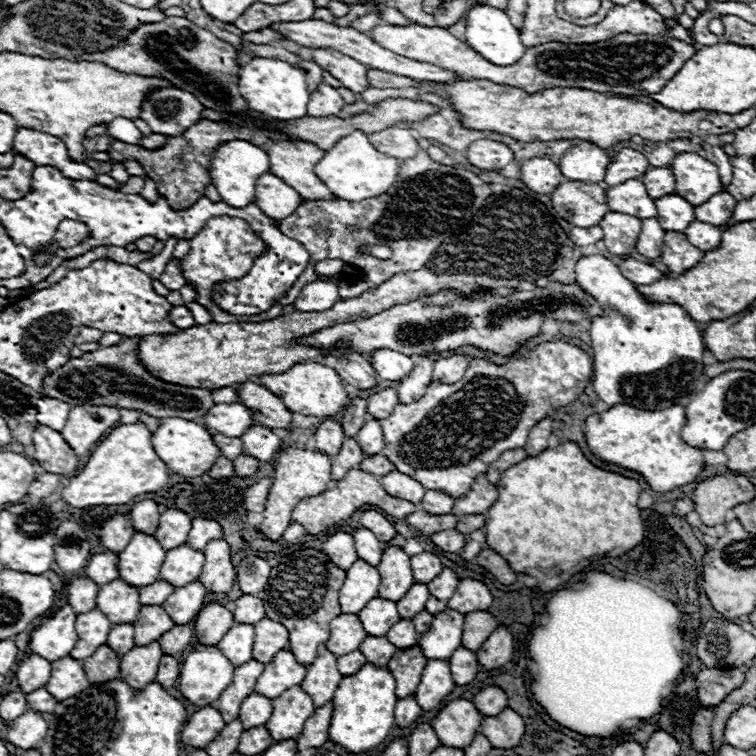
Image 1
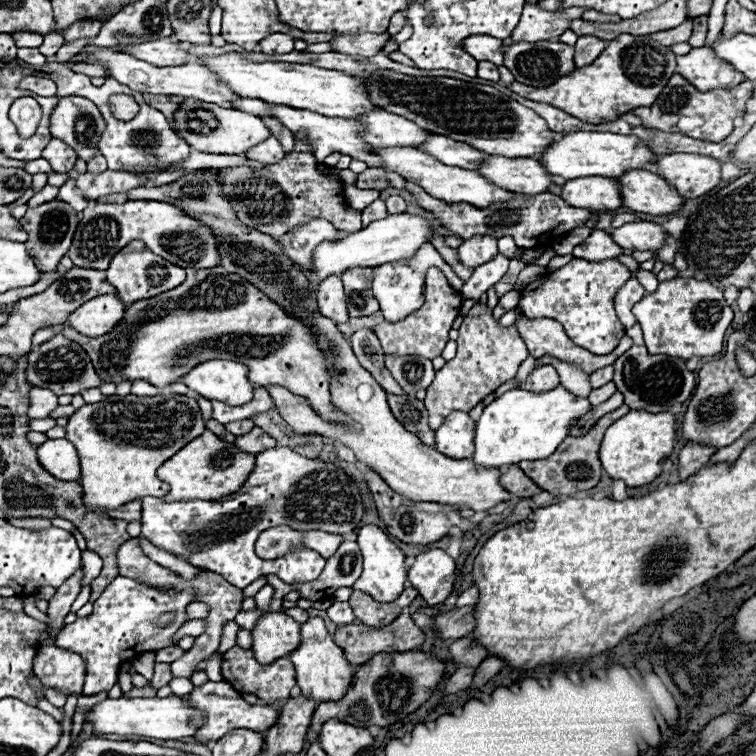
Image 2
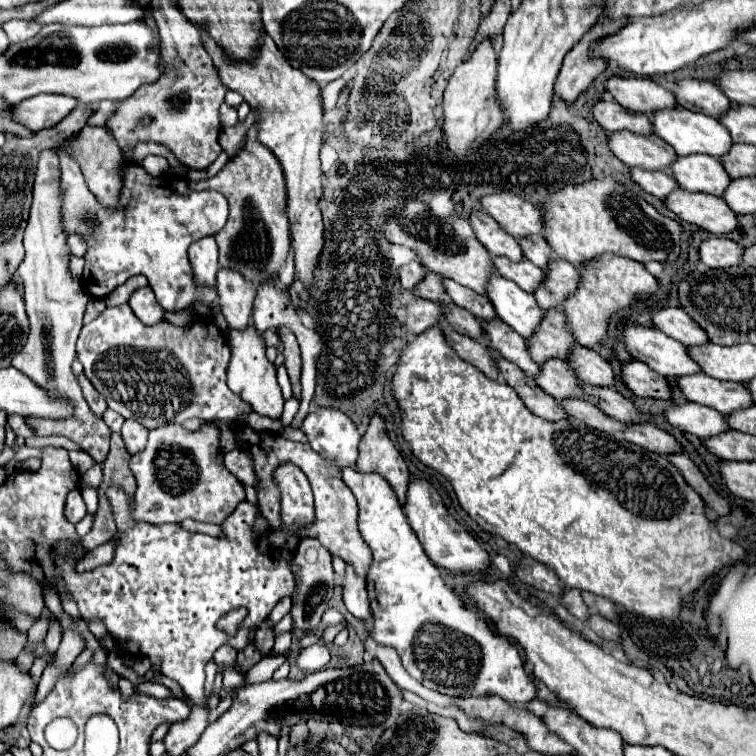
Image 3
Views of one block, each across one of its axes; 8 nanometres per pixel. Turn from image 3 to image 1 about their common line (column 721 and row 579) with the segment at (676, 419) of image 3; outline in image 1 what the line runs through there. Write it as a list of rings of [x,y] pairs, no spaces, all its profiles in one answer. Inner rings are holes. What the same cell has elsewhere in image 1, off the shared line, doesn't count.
[[[422,552],[418,556],[412,558],[412,576],[416,582],[432,582],[442,570],[442,562],[436,554],[430,552]]]

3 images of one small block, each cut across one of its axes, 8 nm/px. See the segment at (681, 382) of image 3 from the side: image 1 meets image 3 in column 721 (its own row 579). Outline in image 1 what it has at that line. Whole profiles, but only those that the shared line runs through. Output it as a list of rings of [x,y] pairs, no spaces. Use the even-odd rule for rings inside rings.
[[[388,546],[382,554],[378,570],[380,570],[380,588],[378,588],[380,598],[398,602],[406,594],[408,586],[414,584],[410,558],[404,554],[402,548]]]

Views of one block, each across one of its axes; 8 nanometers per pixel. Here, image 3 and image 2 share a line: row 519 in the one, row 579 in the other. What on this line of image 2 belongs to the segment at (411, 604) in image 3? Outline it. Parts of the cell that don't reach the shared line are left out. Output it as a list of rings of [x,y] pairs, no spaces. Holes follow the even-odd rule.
[[[366,524],[358,530],[358,546],[364,558],[364,570],[352,588],[372,594],[372,598],[376,598],[378,602],[392,602],[392,598],[396,598],[396,594],[404,590],[404,582],[408,576],[404,568],[404,552],[384,534],[384,530],[374,524]]]

